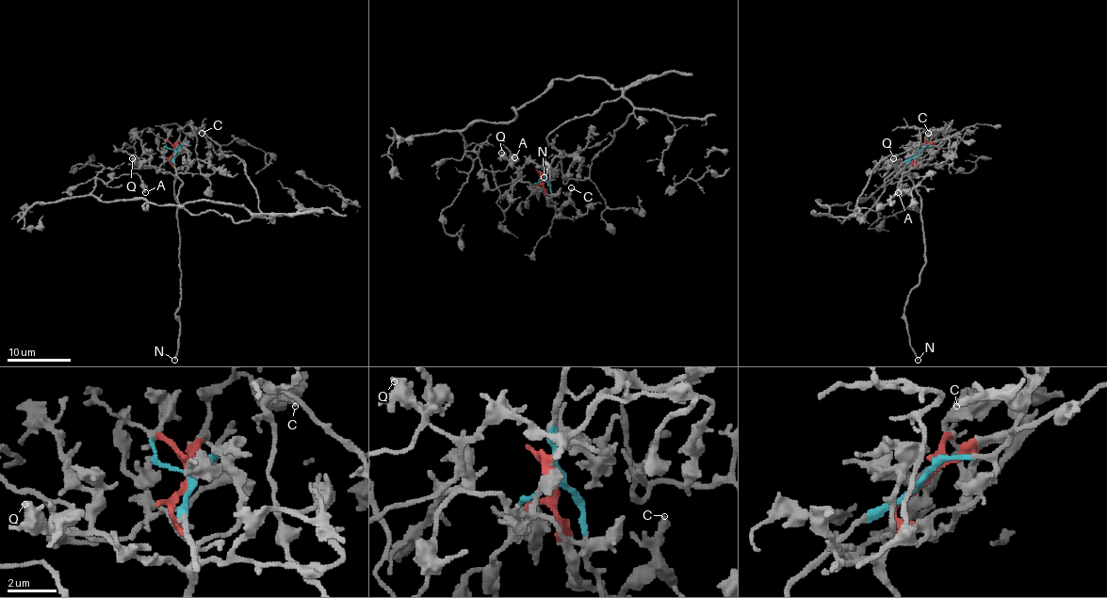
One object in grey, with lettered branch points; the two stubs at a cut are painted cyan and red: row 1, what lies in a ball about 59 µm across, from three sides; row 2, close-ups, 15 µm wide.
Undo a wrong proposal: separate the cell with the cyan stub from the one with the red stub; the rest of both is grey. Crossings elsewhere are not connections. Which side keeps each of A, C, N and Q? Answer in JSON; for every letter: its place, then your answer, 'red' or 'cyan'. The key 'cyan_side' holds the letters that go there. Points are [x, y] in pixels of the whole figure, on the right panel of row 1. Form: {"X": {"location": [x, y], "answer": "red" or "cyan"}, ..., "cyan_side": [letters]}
{"A": {"location": [898, 192], "answer": "cyan"}, "C": {"location": [928, 133], "answer": "red"}, "N": {"location": [918, 360], "answer": "red"}, "Q": {"location": [893, 158], "answer": "red"}, "cyan_side": ["A"]}

